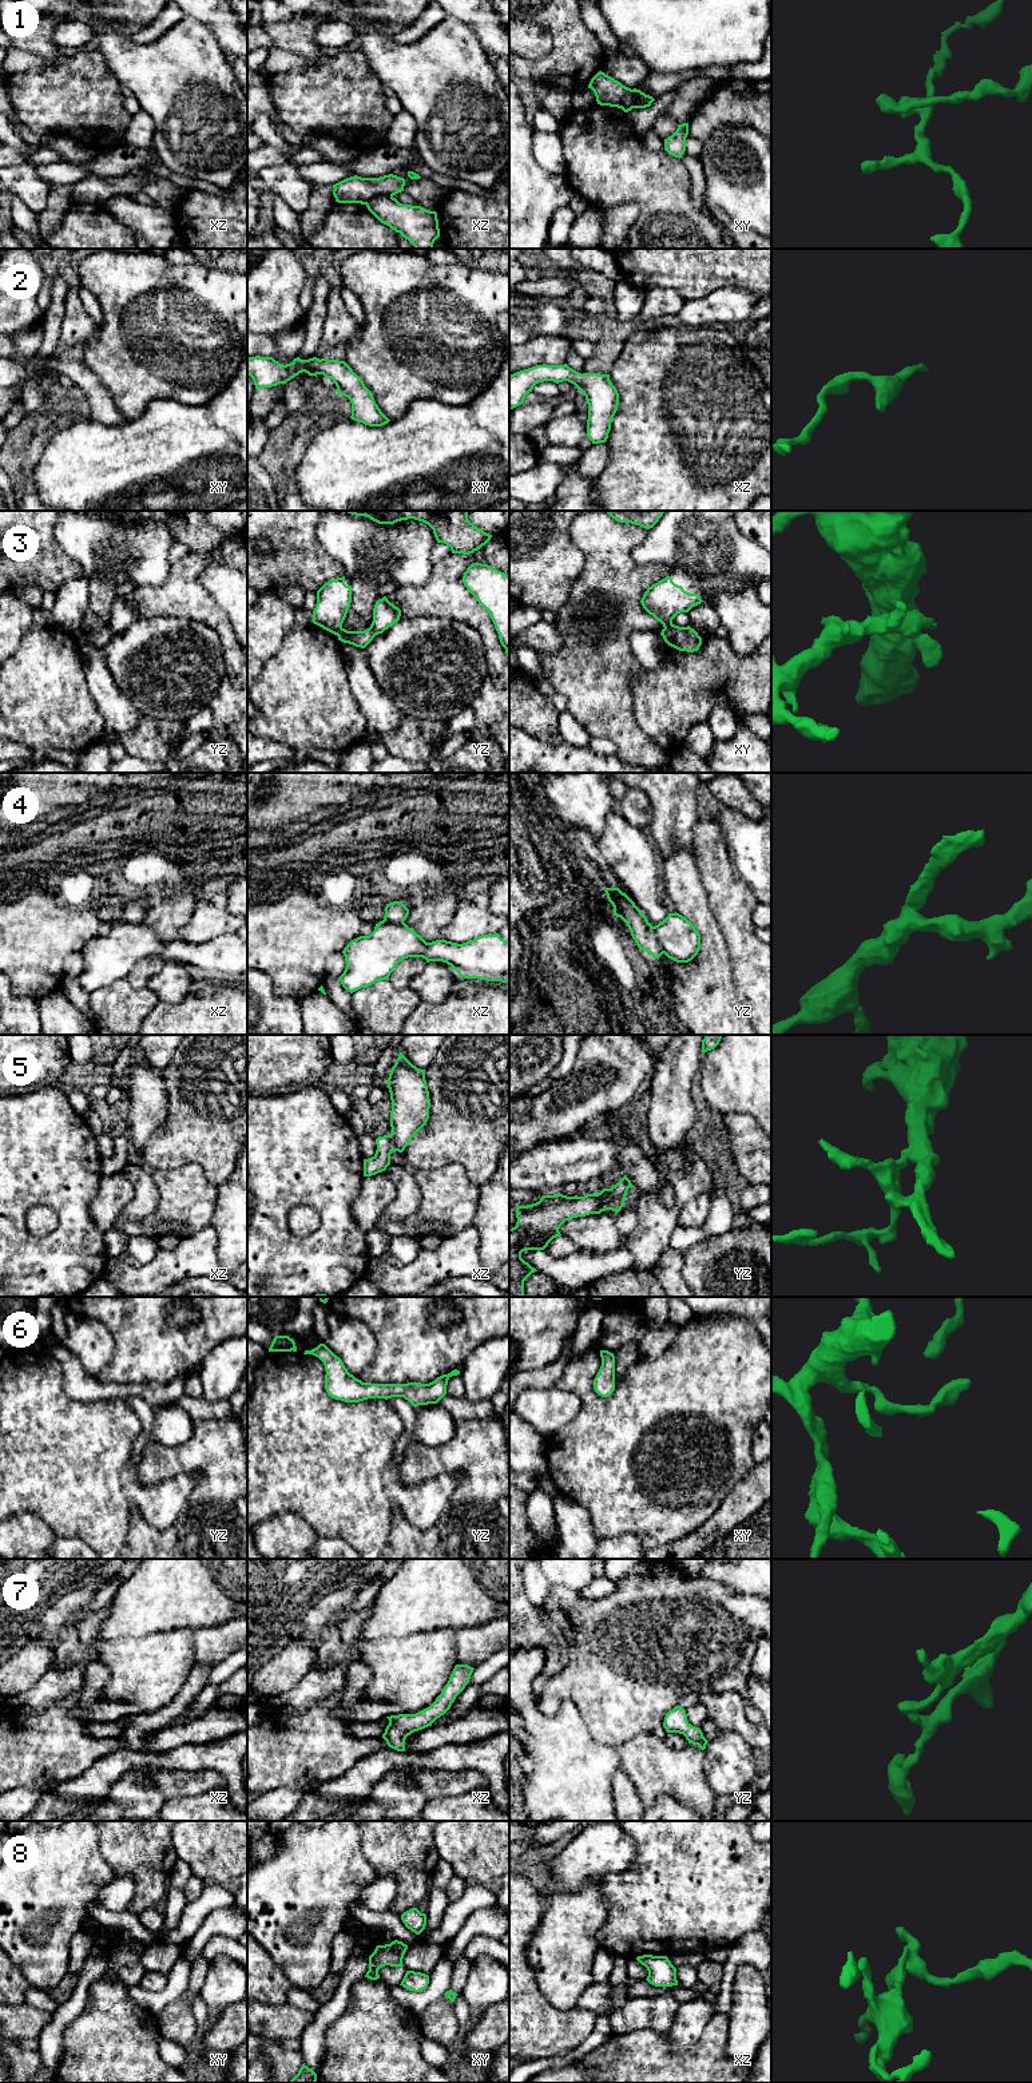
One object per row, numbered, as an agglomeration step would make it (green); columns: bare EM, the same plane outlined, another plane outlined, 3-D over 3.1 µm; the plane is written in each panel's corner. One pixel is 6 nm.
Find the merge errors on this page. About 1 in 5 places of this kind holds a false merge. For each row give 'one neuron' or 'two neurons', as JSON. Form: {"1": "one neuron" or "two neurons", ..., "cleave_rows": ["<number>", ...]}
{"1": "two neurons", "2": "one neuron", "3": "two neurons", "4": "two neurons", "5": "two neurons", "6": "one neuron", "7": "one neuron", "8": "one neuron", "cleave_rows": ["1", "3", "4", "5"]}

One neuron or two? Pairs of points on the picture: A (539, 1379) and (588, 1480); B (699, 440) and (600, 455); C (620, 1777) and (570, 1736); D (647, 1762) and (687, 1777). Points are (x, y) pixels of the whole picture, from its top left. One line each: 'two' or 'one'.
A: two
B: two
C: two
D: one

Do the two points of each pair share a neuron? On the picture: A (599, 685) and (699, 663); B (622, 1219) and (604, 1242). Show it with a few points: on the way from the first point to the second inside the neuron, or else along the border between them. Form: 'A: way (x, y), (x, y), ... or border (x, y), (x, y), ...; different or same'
A: border (642, 667), (631, 677), (632, 709); different
B: border (623, 1205), (616, 1214), (616, 1230), (622, 1238); different

